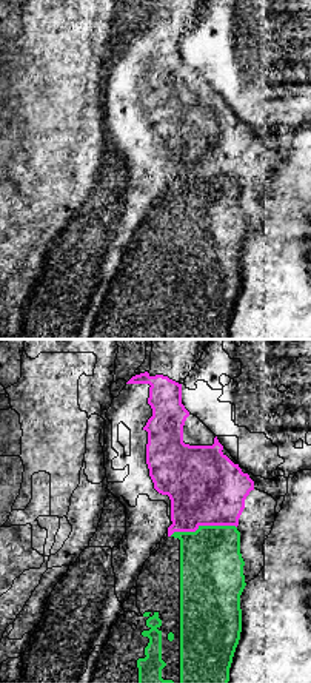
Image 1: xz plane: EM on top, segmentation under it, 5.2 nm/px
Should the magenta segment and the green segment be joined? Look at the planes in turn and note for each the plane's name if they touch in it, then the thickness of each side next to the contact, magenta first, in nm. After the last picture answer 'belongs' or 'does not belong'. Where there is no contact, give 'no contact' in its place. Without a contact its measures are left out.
meets magenta in xz; 380 nm thick on the magenta side, 340 nm on the other

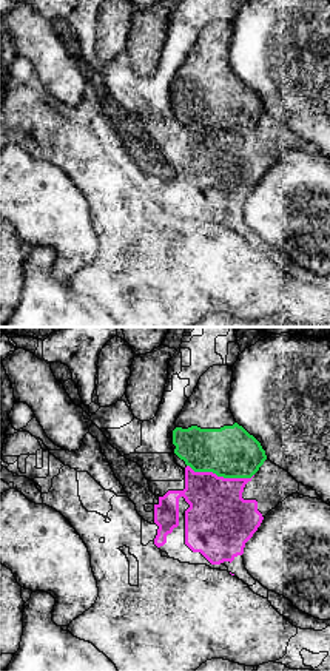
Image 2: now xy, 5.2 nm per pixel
meets magenta in xy; 360 nm thick on the magenta side, 280 nm on the other

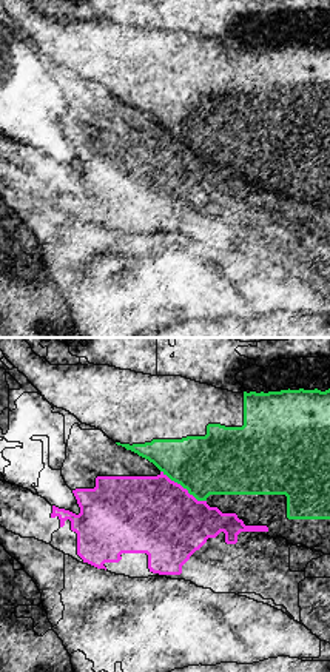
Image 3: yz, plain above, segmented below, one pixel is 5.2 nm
meets magenta in yz; 400 nm thick on the magenta side, 340 nm on the other

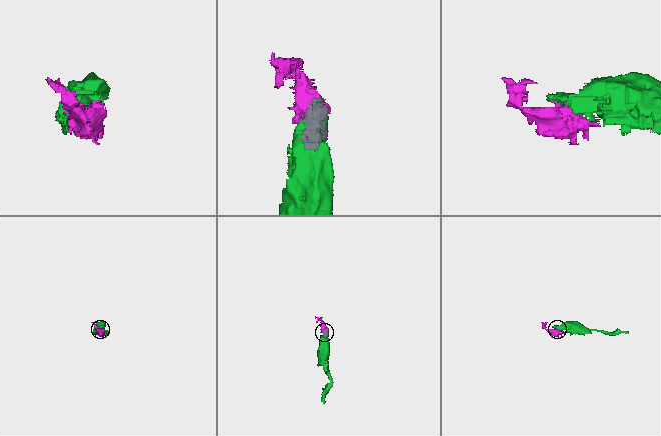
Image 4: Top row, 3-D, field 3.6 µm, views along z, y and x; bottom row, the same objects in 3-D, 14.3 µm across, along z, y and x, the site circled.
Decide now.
does not belong

